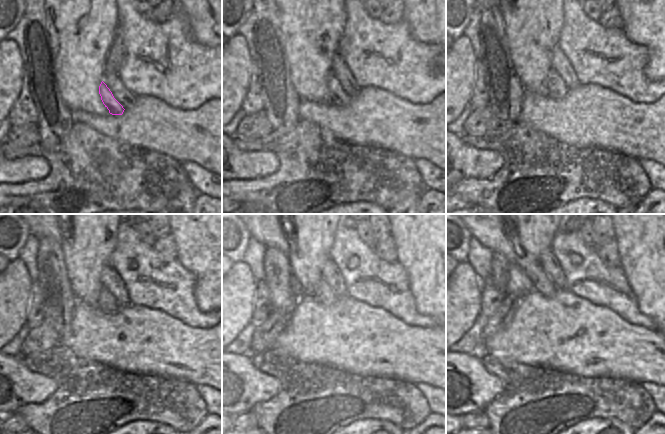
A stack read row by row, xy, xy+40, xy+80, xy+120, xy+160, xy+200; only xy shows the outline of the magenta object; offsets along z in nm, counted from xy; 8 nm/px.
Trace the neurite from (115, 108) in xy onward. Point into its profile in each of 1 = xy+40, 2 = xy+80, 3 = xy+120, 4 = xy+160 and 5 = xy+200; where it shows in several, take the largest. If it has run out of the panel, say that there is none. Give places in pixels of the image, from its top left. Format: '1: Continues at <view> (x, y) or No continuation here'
1: Continues at xy+40 (336, 95)
2: Continues at xy+80 (557, 88)
3: Continues at xy+120 (106, 303)
4: Continues at xy+160 (323, 293)
5: Continues at xy+200 (499, 234)

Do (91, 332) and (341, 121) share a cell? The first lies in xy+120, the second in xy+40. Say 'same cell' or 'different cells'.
same cell

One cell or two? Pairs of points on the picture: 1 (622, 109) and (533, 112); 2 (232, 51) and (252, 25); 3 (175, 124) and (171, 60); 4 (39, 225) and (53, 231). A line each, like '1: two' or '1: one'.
1: one
2: two
3: two
4: one

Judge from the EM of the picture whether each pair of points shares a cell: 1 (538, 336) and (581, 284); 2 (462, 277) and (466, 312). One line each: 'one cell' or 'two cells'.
1: two cells
2: one cell

